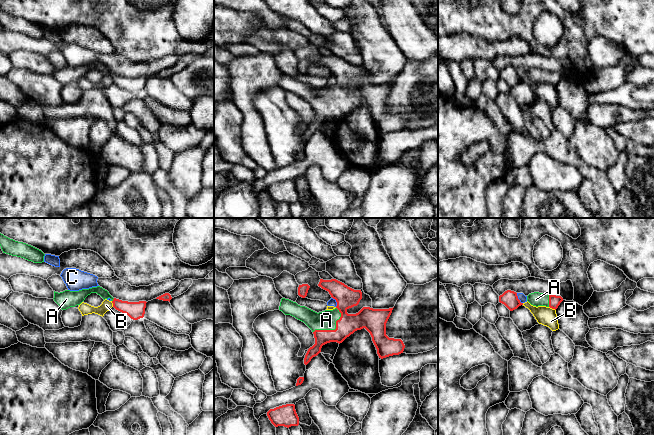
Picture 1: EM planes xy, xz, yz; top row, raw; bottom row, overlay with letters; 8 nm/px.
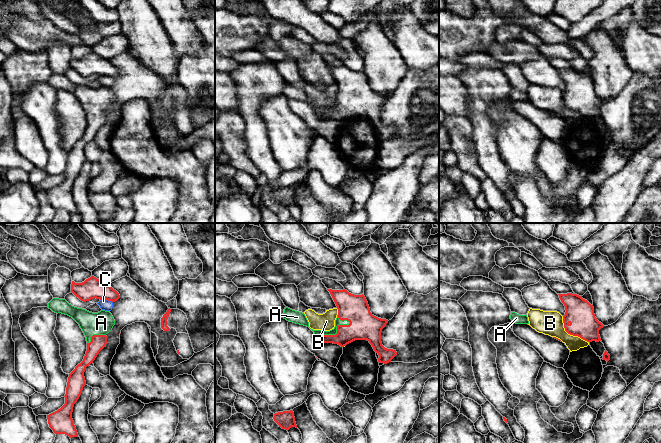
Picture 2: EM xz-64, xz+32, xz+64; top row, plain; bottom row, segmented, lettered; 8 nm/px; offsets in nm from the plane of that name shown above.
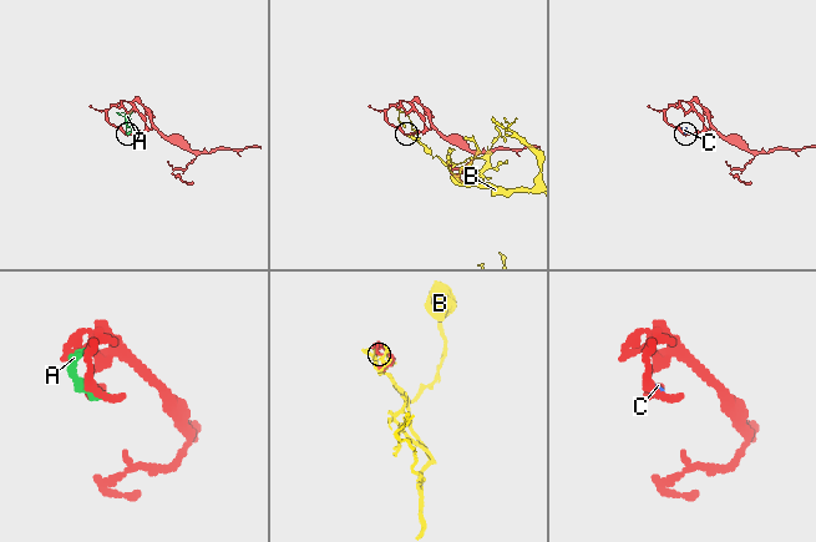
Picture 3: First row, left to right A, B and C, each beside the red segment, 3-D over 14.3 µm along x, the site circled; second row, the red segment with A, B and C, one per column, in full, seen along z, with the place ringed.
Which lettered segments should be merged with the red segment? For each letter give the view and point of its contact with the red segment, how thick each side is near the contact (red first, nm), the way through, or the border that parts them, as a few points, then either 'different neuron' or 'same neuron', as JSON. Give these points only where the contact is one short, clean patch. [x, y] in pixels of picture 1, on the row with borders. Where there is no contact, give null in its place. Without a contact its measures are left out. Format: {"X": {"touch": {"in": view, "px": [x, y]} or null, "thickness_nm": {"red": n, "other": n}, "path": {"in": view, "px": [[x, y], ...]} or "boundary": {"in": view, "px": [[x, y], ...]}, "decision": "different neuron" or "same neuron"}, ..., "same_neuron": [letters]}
{"A": {"touch": {"in": "xz", "px": [333, 330]}, "thickness_nm": {"red": 160, "other": 160}, "decision": "same neuron"}, "B": {"touch": {"in": "yz", "px": [552, 308]}, "thickness_nm": {"red": 100, "other": 150}, "boundary": {"in": "yz", "px": [[549, 306], [555, 310]]}, "decision": "different neuron"}, "C": {"touch": {"in": "yz", "px": [517, 298]}, "thickness_nm": {"red": 130, "other": 60}, "decision": "different neuron"}, "same_neuron": ["A"]}

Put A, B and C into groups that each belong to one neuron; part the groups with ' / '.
A / B C

